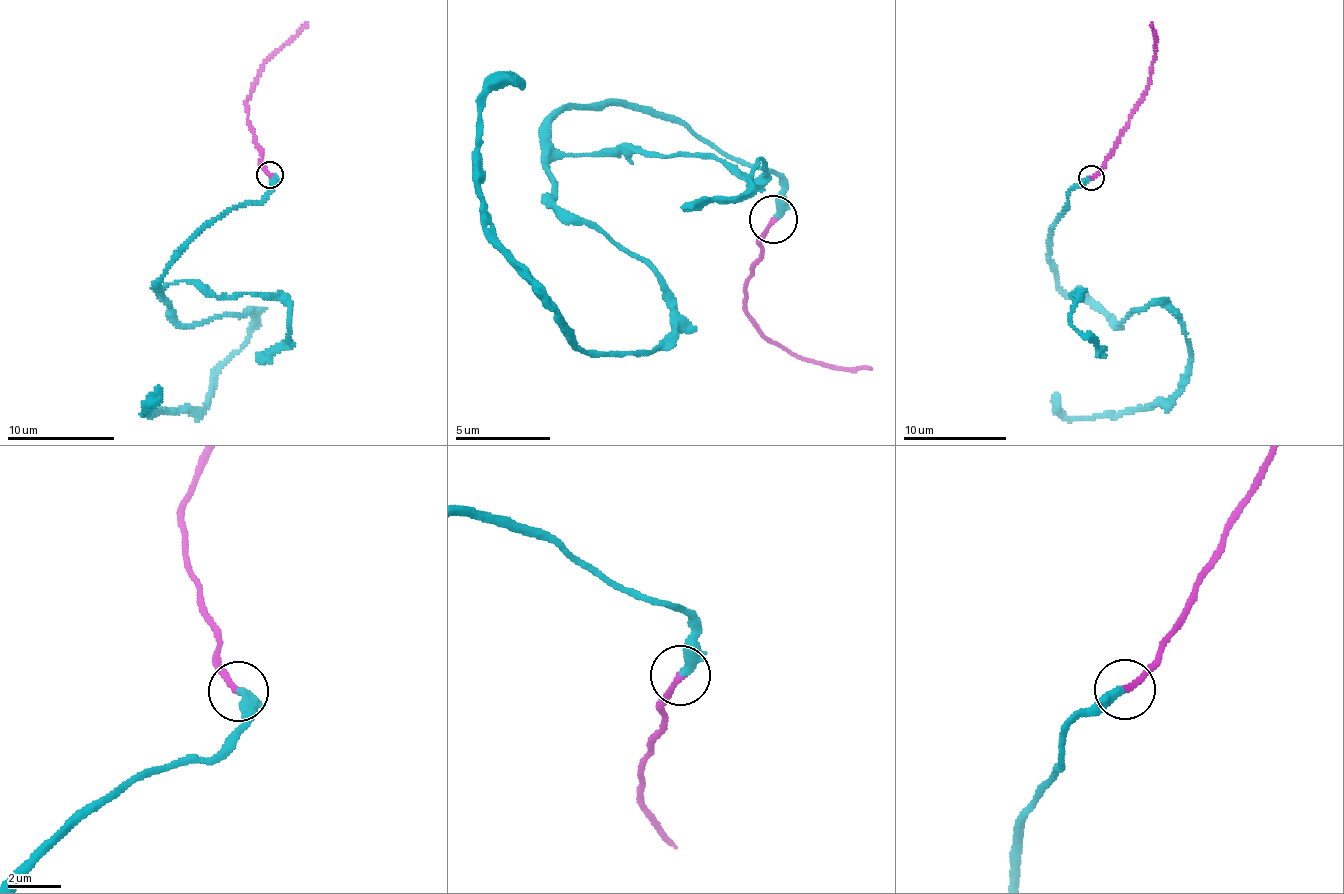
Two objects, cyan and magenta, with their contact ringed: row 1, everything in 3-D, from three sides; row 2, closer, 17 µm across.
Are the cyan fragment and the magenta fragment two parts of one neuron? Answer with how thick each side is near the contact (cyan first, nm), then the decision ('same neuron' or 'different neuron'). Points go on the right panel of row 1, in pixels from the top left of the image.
360 nm thick on the cyan side, 240 nm on the other; same neuron

